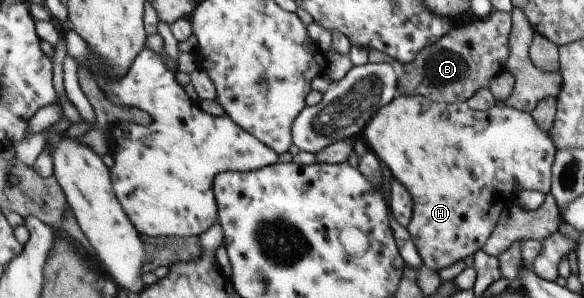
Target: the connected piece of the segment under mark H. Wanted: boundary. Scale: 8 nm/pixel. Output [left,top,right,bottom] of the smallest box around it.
[361,94,555,272]

